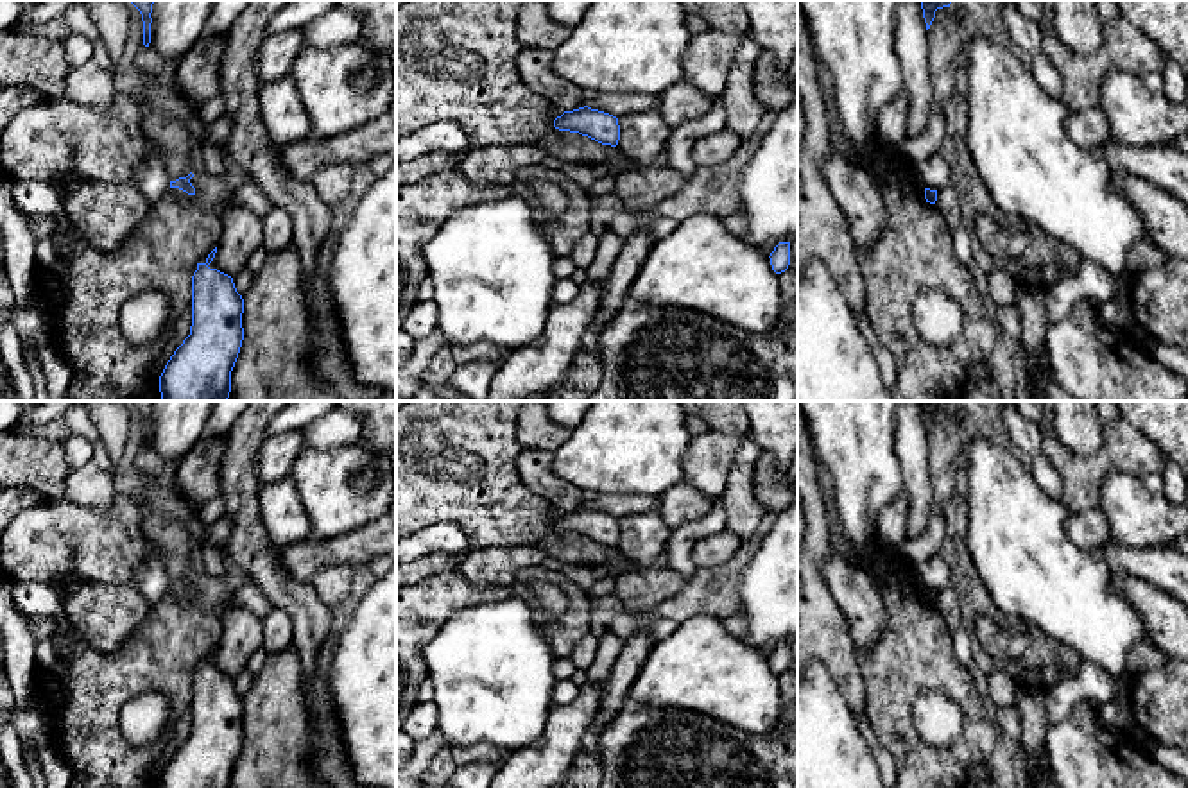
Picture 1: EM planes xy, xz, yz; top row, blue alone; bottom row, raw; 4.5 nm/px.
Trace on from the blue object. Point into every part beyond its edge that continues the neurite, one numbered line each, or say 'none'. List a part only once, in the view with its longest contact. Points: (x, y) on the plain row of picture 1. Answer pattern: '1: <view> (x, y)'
none

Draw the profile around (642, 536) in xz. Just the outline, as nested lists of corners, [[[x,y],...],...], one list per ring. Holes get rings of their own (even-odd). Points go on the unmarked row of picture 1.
[[[659,510],[627,514],[618,519],[618,527],[618,552],[625,561],[633,561],[641,570],[647,570],[654,562],[672,535]]]

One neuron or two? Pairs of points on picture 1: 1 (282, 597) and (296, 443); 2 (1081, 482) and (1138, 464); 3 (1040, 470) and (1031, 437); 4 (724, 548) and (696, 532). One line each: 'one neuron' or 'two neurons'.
1: two neurons
2: one neuron
3: one neuron
4: two neurons

